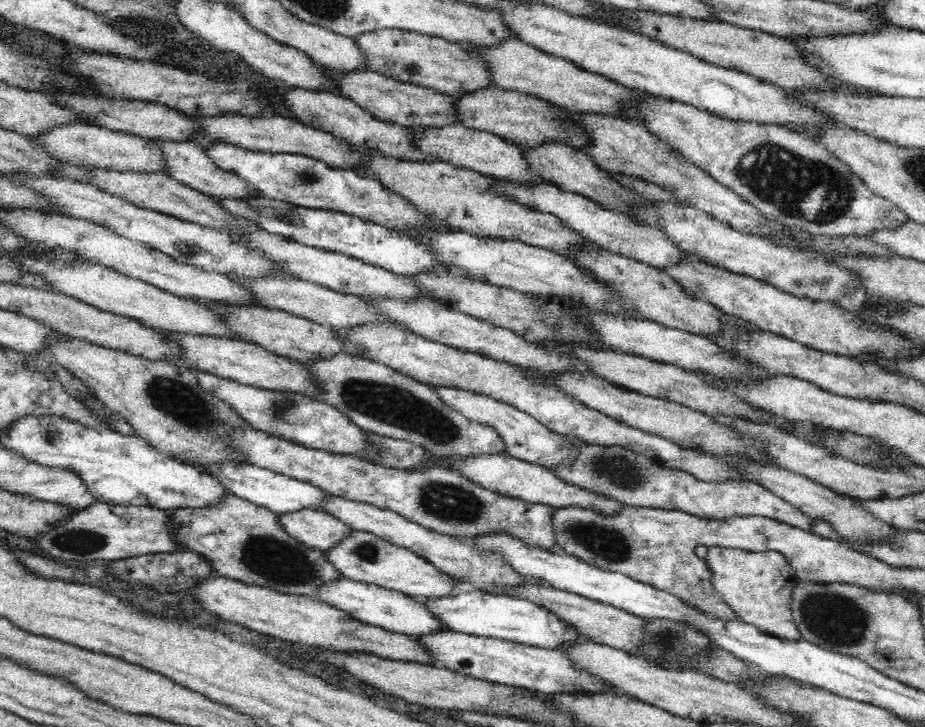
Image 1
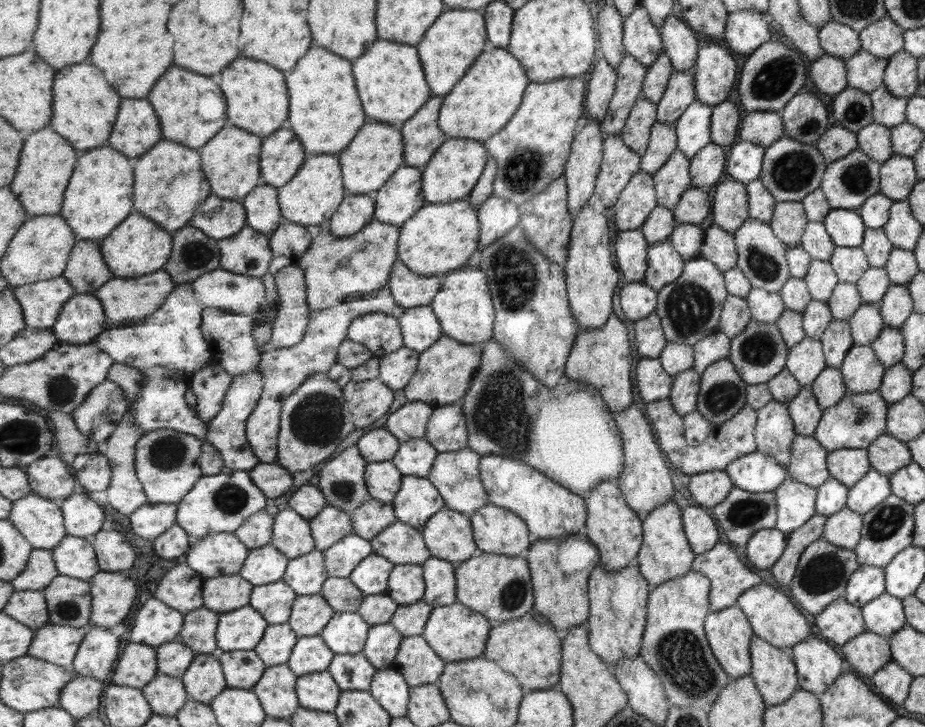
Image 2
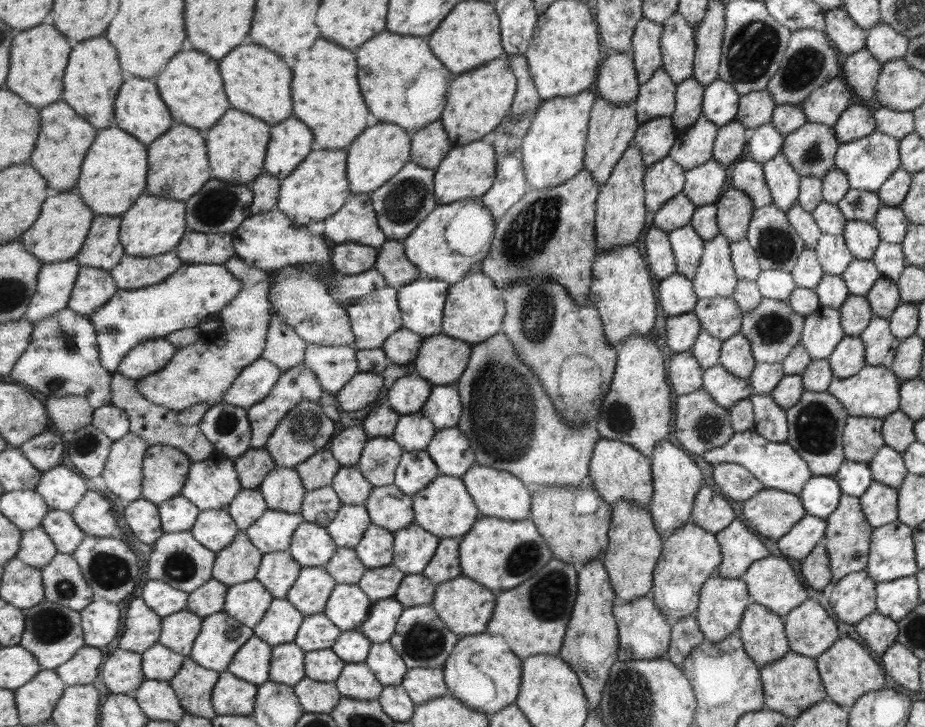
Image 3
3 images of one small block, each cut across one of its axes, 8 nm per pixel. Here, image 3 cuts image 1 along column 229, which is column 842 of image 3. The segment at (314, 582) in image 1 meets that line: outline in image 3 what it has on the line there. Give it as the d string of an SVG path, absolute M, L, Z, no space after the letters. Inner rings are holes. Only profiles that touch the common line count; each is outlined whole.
M841 494L836 510L826 519L825 532L822 541L829 558L831 582L837 582L845 574L865 569L868 560L868 543L872 528L862 514L859 500L853 496Z

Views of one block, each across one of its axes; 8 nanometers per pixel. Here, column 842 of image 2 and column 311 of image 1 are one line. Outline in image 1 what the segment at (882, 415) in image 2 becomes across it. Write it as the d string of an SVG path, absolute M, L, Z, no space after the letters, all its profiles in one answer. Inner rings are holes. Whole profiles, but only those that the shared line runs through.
M195 371L194 376L198 385L206 393L212 394L224 401L226 405L230 405L230 408L238 413L238 417L242 417L256 430L270 433L306 448L329 450L336 454L351 454L358 457L366 446L368 432L355 425L342 411L321 401L318 397L287 390L250 386L231 378L202 371Z

